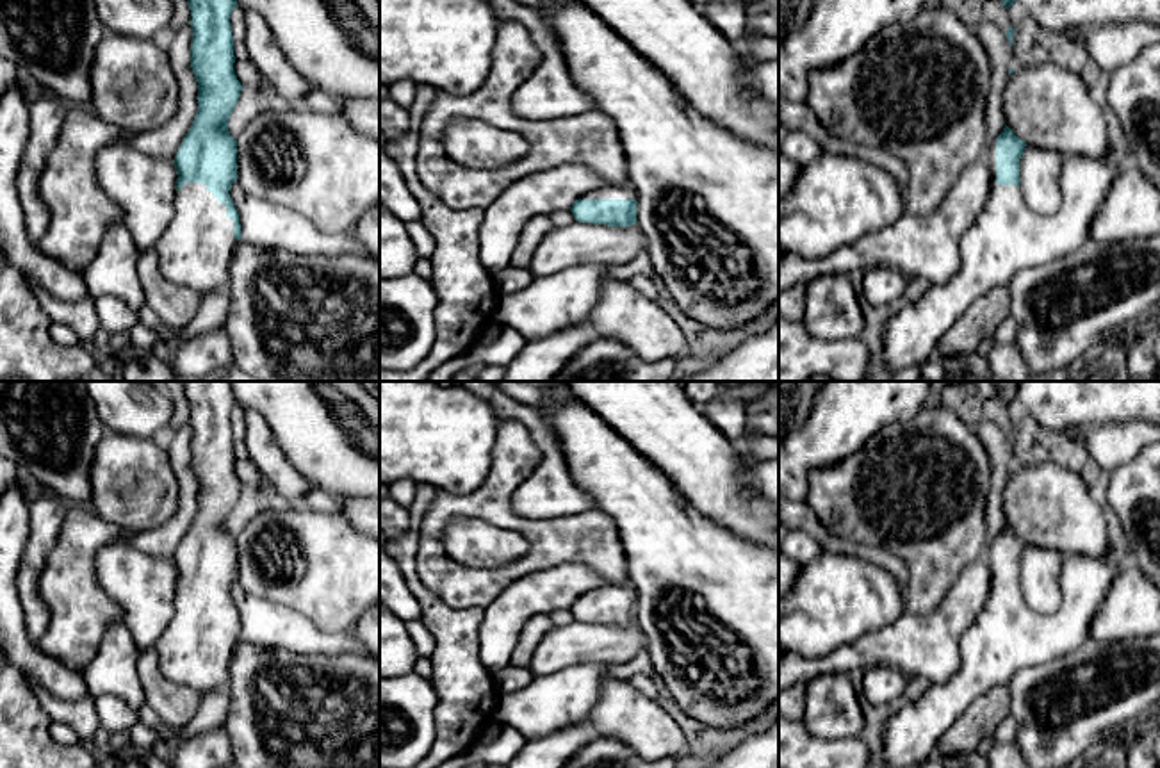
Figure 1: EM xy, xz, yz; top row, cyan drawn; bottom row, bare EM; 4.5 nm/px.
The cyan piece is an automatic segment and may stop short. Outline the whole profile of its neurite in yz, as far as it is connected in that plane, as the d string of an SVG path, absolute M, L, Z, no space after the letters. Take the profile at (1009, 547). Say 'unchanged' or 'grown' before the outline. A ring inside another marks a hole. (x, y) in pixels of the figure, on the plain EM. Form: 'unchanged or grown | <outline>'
grown | M1114 513L1108 515L1108 551L1101 556L1069 556L1066 558L1060 574L1060 606L1051 615L1041 615L1032 611L1019 590L1019 558L1025 549L1025 540L1016 536L1012 529L1005 524L1003 531L994 538L987 540L985 560L991 570L991 592L989 601L982 613L975 618L973 625L966 629L960 638L960 666L944 682L932 682L918 700L905 706L895 716L887 716L884 723L884 756L889 768L921 768L937 750L937 745L944 732L962 716L962 713L991 688L1009 684L1009 681L1023 668L1051 661L1058 656L1066 656L1083 641L1089 640L1091 620L1094 618L1098 608L1103 602L1105 592L1108 590L1112 579L1117 576L1119 568L1130 561L1128 547L1124 542L1124 533Z

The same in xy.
grown | M184 381L184 394L191 408L191 467L198 481L198 511L173 560L178 574L175 615L155 650L167 681L203 697L228 686L232 656L241 640L239 613L230 597L237 581L237 540L228 531L228 517L242 490L233 470L230 426L237 399L230 381Z

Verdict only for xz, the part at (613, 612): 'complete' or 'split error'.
split error

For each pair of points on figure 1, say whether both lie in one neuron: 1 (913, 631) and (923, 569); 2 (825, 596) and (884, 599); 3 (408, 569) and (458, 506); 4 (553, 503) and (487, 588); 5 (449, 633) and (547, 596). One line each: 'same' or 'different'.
1: different
2: same
3: different
4: different
5: different

